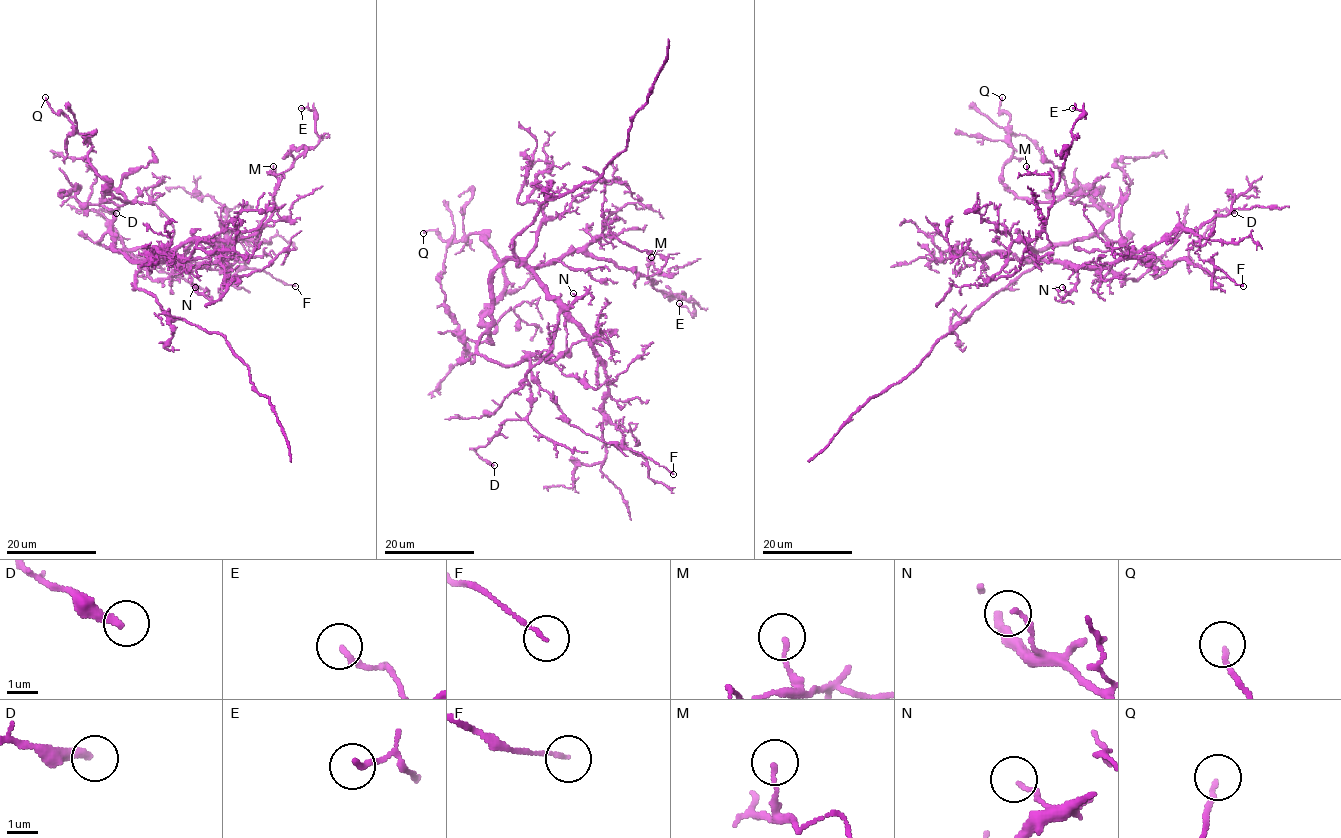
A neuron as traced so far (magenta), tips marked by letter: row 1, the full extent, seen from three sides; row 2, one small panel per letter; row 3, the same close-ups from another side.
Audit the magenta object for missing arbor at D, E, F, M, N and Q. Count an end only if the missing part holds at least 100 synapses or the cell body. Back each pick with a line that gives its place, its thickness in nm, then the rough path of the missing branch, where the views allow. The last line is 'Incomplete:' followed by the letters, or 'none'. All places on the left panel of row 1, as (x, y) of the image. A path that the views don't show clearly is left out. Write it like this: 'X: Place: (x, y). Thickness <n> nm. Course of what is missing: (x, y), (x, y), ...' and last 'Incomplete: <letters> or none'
Incomplete: none

